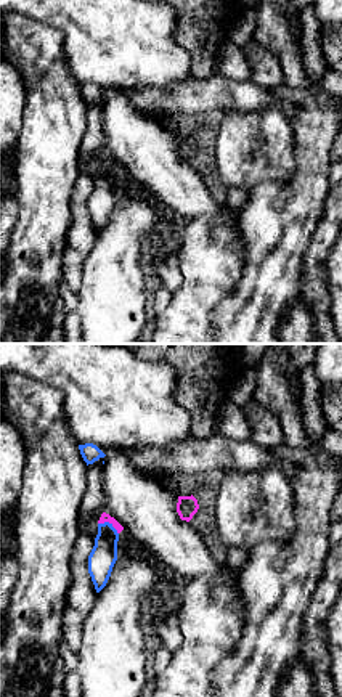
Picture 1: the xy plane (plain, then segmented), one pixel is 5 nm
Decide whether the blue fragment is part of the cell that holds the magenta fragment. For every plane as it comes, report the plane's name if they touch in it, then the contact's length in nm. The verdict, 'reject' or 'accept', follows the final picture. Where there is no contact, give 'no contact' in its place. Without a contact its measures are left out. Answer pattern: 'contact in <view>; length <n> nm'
contact in xy; length 120 nm

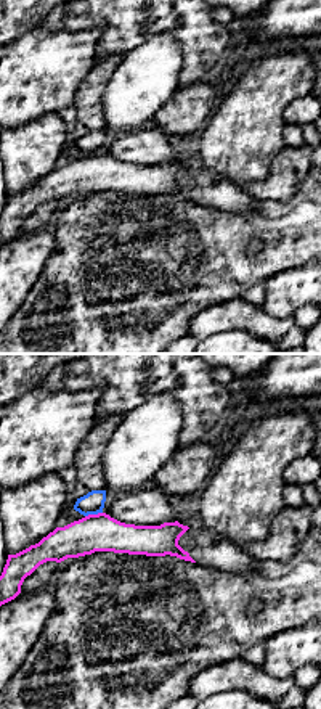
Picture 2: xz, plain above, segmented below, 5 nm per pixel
contact in xz; length 90 nm

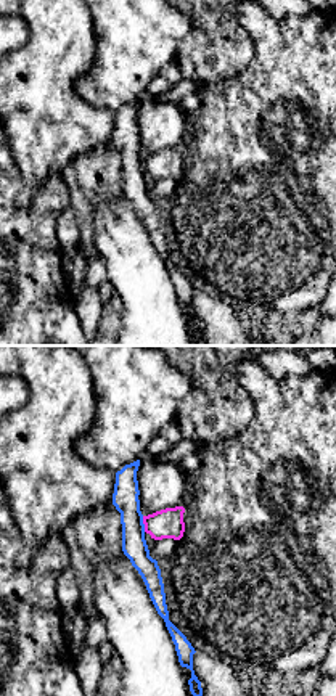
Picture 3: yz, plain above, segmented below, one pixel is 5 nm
contact in yz; length 80 nm

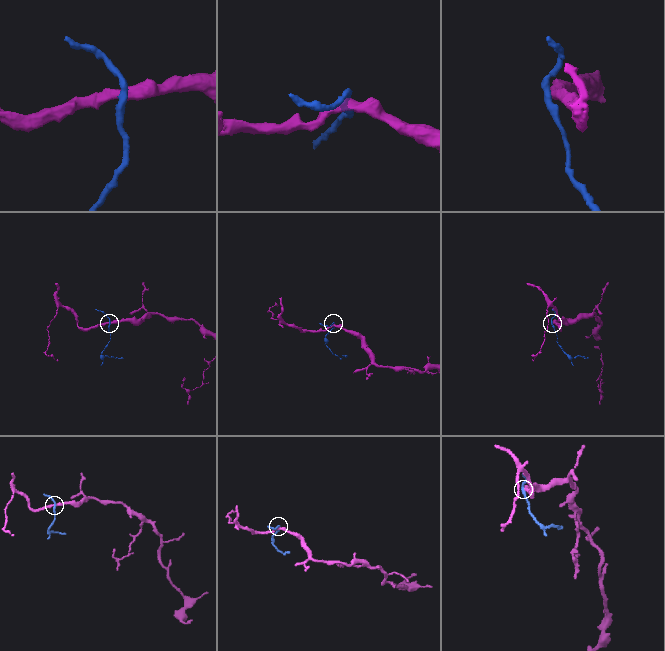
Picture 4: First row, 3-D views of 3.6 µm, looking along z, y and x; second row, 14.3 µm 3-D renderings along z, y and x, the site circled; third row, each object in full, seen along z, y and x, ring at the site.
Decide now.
reject

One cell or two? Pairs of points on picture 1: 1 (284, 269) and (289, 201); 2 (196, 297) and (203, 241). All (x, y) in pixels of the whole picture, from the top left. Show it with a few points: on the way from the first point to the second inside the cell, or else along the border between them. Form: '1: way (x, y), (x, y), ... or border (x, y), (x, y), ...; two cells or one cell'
1: way (284, 252), (284, 217); one cell
2: way (203, 283), (203, 256); one cell

